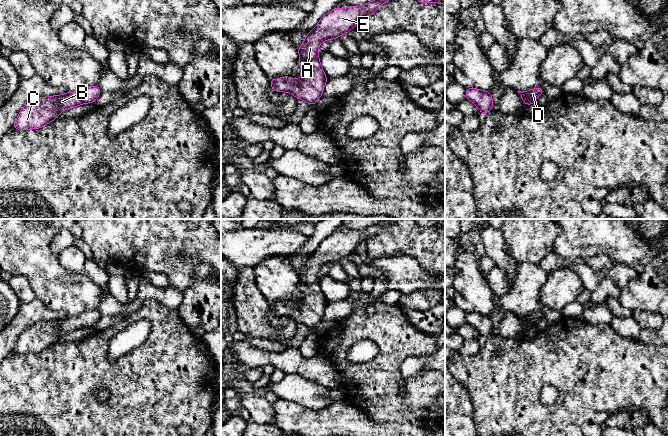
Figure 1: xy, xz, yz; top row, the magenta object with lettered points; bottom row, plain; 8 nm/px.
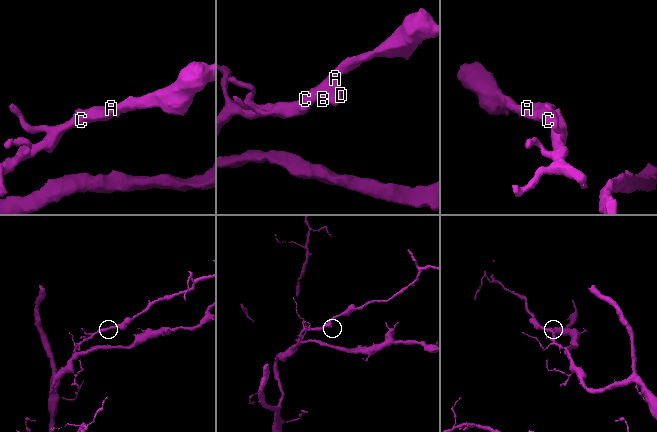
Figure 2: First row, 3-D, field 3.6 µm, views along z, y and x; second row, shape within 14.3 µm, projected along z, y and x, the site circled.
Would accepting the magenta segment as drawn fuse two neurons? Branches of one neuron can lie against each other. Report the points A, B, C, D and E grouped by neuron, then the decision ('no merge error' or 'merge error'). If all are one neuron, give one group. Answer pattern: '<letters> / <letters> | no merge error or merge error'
A B C D E | no merge error

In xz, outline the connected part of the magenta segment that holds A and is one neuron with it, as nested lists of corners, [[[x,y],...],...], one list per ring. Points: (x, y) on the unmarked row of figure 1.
[[[382,219],[363,230],[334,232],[325,238],[316,251],[307,257],[307,261],[298,272],[301,301],[298,304],[289,300],[270,304],[271,312],[275,315],[290,317],[297,323],[314,330],[322,321],[328,304],[319,285],[319,269],[326,264],[348,257],[361,242],[374,238],[380,229],[392,223],[391,219]]]

